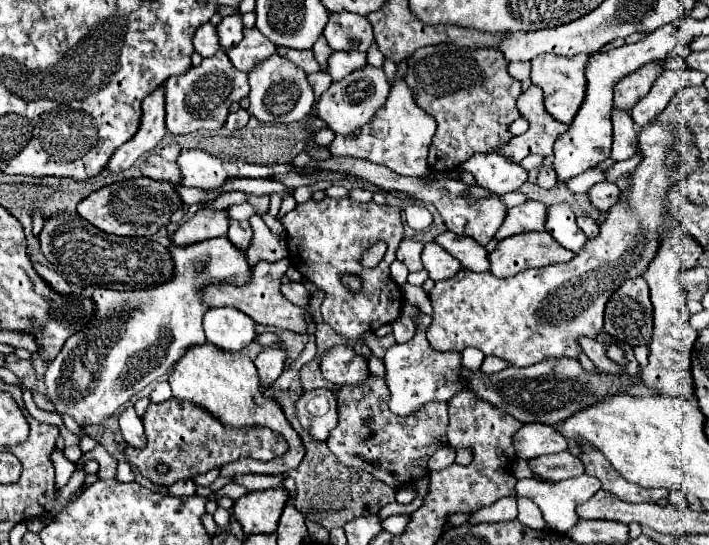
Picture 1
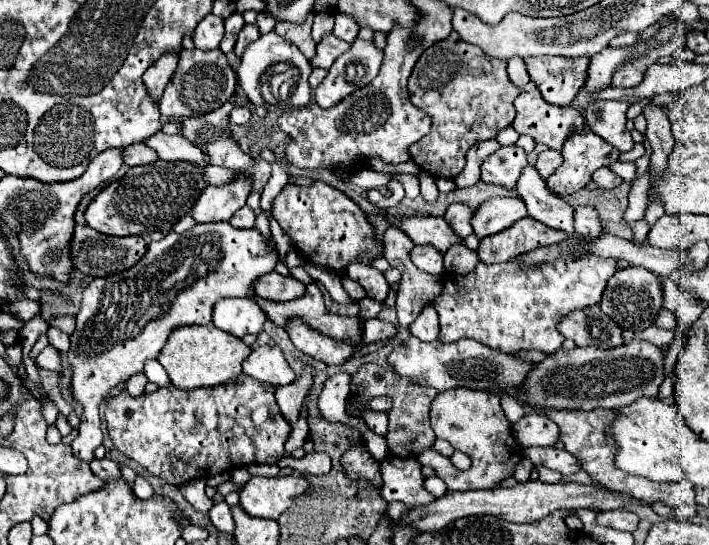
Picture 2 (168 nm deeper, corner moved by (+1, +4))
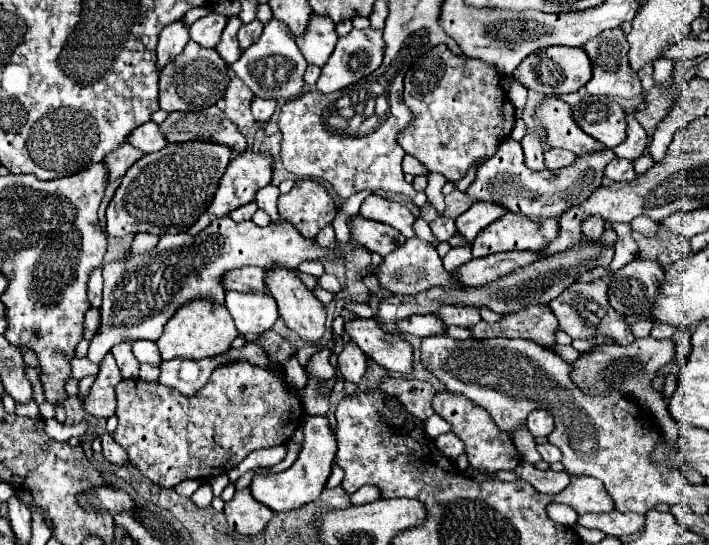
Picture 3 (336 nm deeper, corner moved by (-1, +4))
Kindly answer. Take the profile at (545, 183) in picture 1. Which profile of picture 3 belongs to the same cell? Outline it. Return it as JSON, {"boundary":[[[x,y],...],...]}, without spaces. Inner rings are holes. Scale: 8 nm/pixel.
{"boundary":[[[549,149],[545,151],[545,167],[547,169],[561,169],[571,165],[577,159],[575,153],[567,151],[567,149]]]}

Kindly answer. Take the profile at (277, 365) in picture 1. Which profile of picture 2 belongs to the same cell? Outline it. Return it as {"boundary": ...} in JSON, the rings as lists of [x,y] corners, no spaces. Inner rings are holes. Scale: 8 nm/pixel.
{"boundary":[[[264,345],[253,349],[243,365],[243,373],[274,387],[287,385],[296,379],[278,346]]]}

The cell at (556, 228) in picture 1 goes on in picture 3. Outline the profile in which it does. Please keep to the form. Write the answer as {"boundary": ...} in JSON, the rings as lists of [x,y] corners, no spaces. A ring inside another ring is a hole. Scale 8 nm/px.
{"boundary":[[[527,129],[525,137],[521,139],[521,145],[523,145],[523,151],[525,151],[525,165],[531,171],[545,169],[545,163],[543,163],[543,141],[541,141],[539,131]]]}

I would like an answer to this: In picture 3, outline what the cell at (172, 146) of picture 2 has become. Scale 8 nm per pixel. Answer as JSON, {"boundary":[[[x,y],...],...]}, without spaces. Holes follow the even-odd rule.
{"boundary":[[[147,121],[147,123],[139,125],[135,131],[131,131],[131,137],[127,139],[127,143],[143,153],[153,153],[153,151],[159,151],[161,147],[167,145],[157,123],[153,123],[153,121]]]}

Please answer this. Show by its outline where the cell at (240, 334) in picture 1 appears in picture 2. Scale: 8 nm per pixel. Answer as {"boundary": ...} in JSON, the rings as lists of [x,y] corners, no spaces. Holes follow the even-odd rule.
{"boundary":[[[221,299],[213,307],[213,325],[235,337],[245,337],[247,333],[259,333],[267,321],[261,307],[249,299]]]}

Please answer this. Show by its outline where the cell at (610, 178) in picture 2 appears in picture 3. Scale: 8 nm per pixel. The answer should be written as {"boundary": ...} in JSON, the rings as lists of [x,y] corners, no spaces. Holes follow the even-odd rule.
{"boundary":[[[613,159],[605,169],[605,177],[611,179],[611,181],[631,181],[631,179],[637,177],[637,173],[633,169],[633,161]]]}

